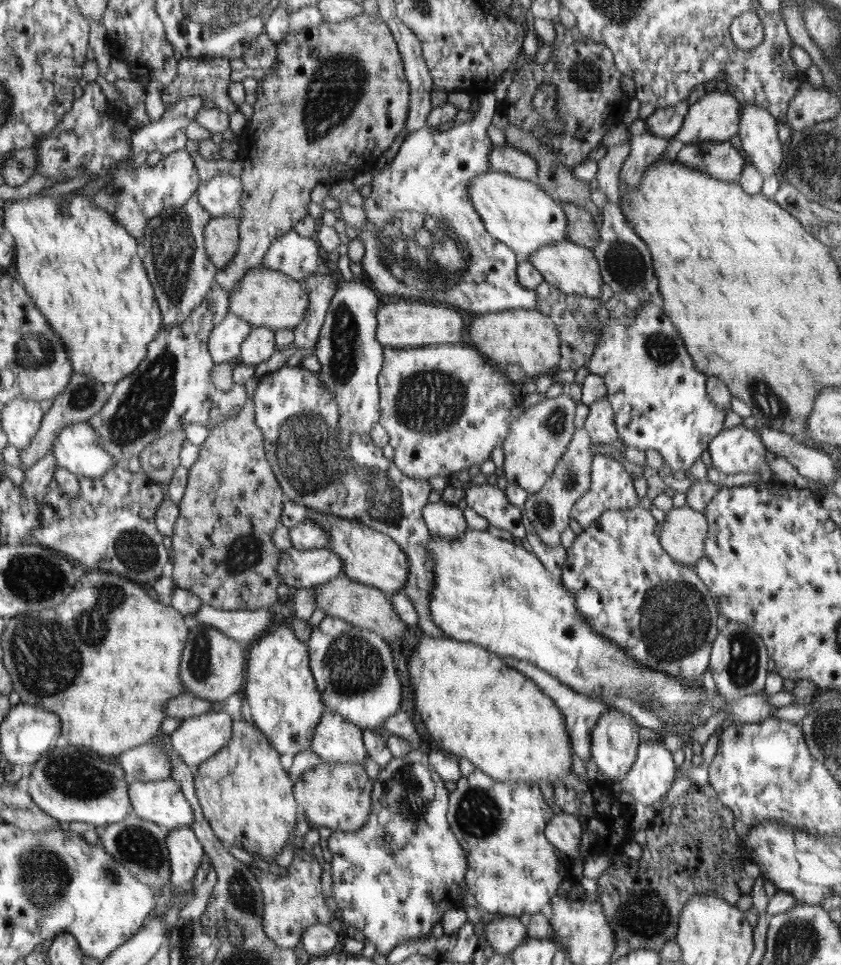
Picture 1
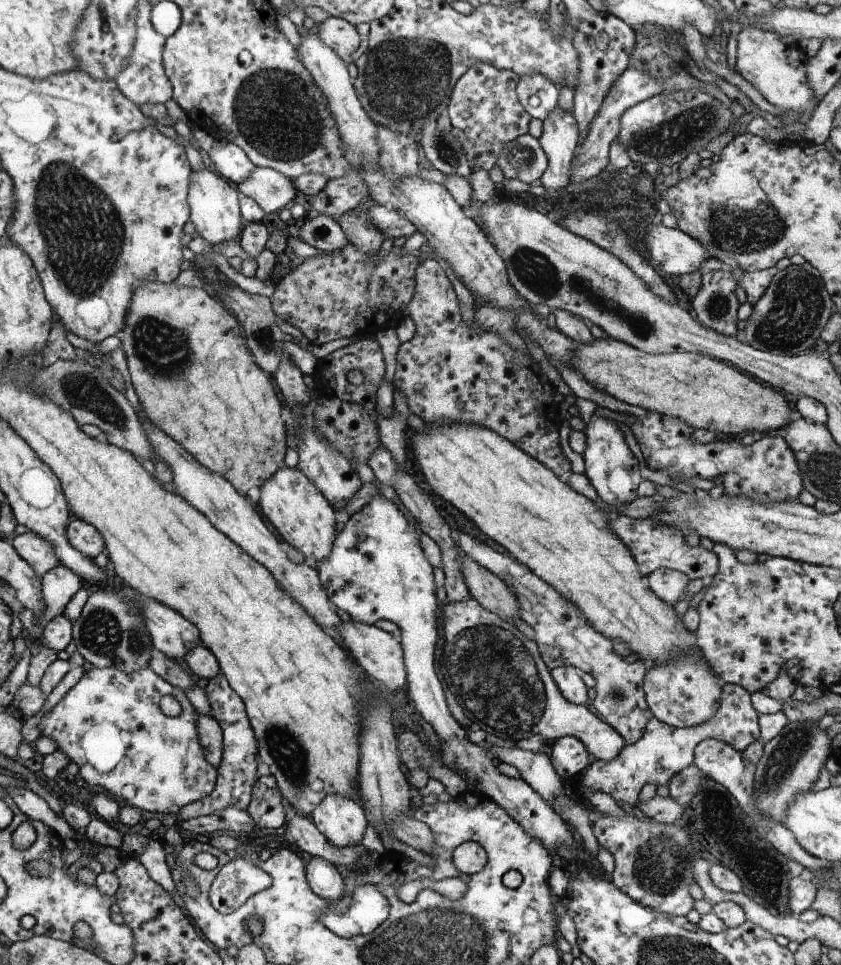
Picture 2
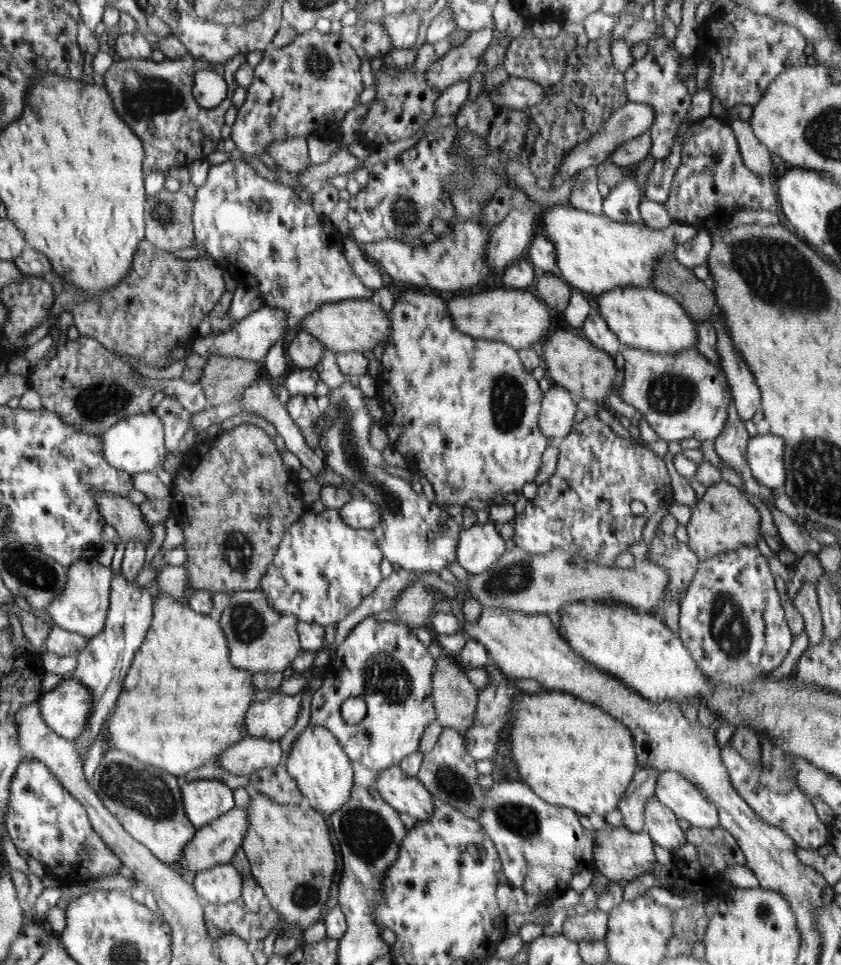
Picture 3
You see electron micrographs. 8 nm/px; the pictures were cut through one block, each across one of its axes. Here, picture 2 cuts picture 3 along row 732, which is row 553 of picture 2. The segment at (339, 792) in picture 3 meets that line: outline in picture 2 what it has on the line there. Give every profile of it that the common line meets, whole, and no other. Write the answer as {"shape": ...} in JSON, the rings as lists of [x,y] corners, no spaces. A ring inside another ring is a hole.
{"shape":[[[285,466],[279,468],[270,479],[260,487],[260,510],[271,520],[272,526],[284,537],[285,542],[304,554],[306,564],[316,568],[331,556],[336,543],[336,514],[330,501],[298,469]]]}

